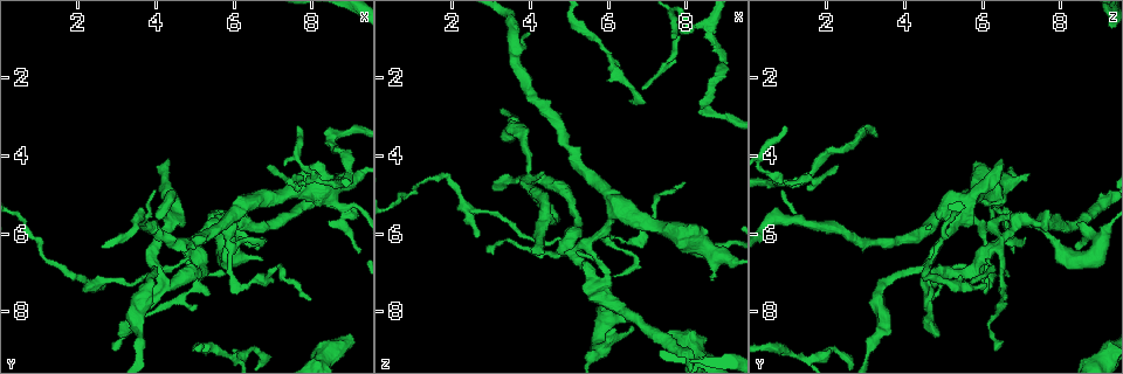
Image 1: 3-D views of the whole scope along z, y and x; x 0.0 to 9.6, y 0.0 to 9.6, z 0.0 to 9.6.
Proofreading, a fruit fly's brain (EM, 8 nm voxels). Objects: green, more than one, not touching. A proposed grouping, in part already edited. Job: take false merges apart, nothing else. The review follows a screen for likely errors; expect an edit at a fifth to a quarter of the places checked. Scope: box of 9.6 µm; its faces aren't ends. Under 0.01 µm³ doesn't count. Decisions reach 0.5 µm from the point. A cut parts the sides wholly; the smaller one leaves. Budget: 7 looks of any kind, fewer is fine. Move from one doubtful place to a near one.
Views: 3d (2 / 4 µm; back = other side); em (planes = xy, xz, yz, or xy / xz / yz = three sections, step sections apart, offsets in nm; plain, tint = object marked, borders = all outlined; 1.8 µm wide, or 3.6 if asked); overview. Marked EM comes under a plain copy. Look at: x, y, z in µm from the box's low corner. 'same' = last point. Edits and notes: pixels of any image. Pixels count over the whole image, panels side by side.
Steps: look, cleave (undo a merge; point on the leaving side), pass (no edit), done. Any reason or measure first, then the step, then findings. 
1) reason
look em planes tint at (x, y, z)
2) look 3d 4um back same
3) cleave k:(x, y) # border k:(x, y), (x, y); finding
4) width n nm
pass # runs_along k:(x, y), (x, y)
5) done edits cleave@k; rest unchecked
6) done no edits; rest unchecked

look 3d 4um back at (5.95, 5.80, 7.60)

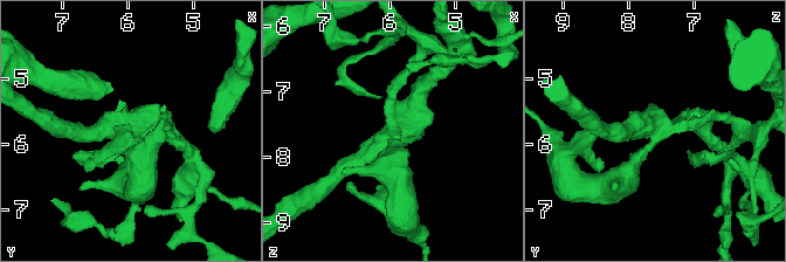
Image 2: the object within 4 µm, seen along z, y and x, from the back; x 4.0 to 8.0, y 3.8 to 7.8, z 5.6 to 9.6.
arms 3; arm_widths 280, 280, 320 nm
look em 3.6um xz step 8 tint at (5.90, 5.80, 7.65)

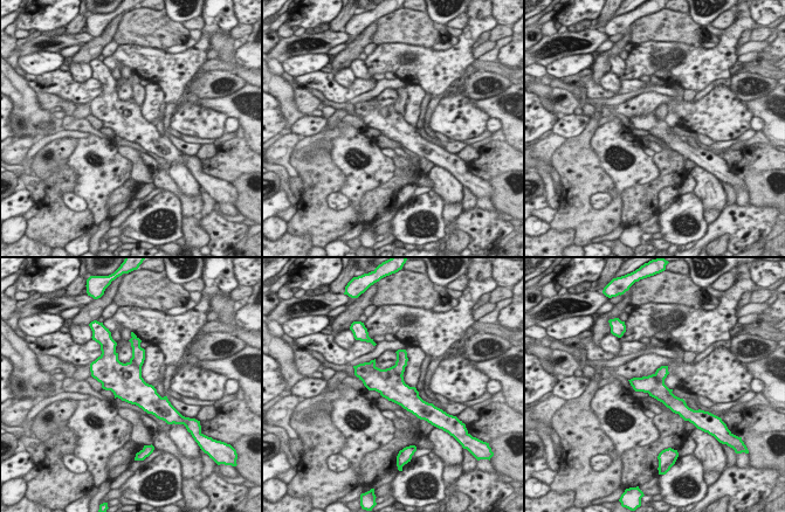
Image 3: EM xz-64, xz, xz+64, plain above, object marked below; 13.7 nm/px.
look em 3.6um xy step 4 tint same

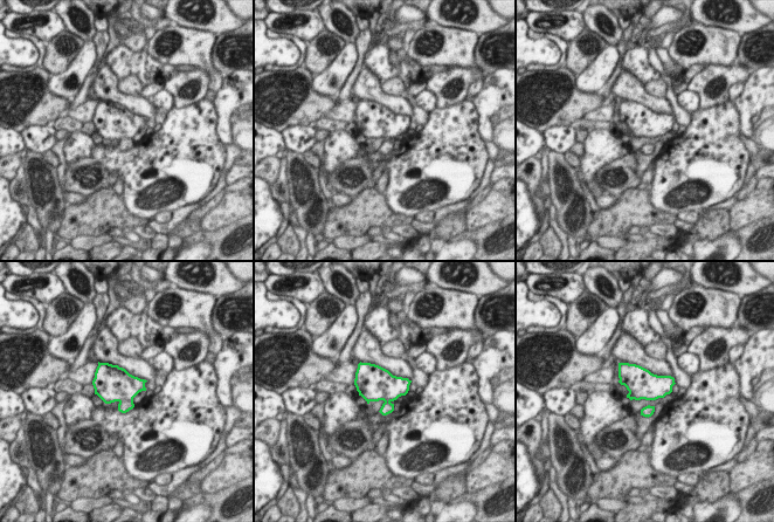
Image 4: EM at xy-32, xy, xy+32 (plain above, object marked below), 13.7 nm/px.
cleave 4:(116, 384) # two neurons meet here

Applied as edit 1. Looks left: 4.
three arms meet
look 3d 2um at (5.80, 6.85, 6.10)

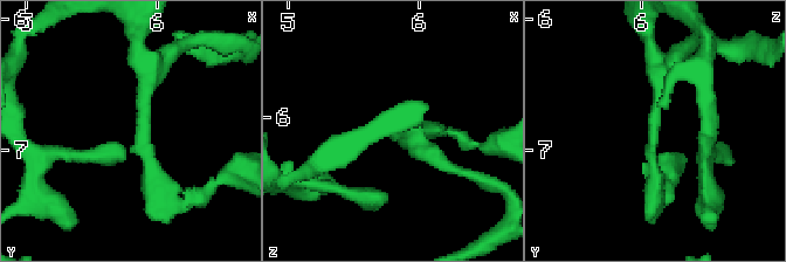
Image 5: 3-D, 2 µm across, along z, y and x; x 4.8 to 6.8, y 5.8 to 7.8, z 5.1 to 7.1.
arms 3
look em xz step 8 tint at (5.88, 6.78, 6.12)

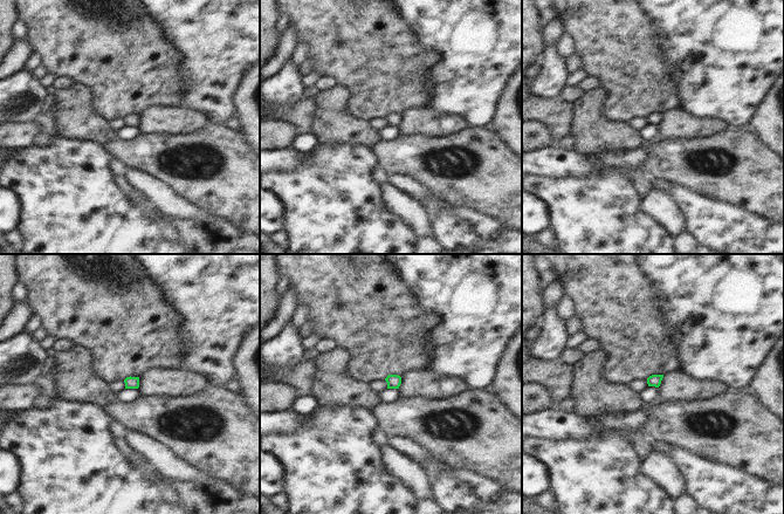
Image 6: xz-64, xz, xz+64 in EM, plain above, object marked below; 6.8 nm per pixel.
cut it another way
look em planes tint same

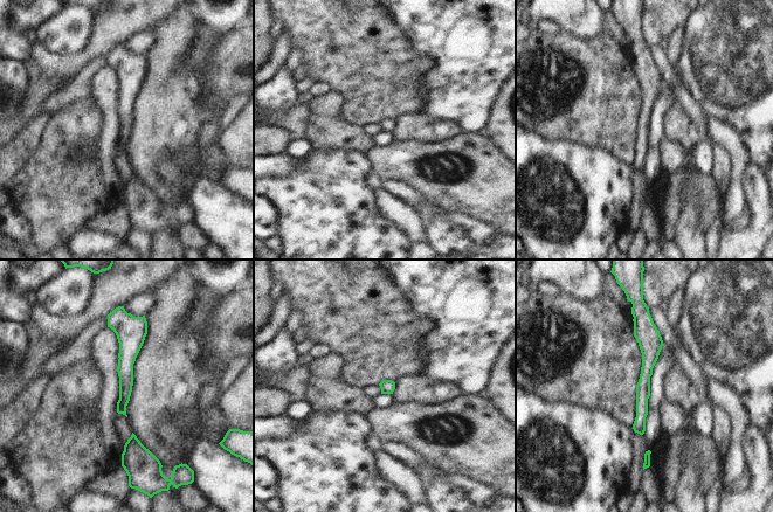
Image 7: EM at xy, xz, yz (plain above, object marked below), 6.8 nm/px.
width 100 nm
pass # runs_along 7:(641, 320), (648, 365), (640, 430); one neuron here

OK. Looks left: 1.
sharp bend
look em 3.6um planes borders at (6.75, 9.15, 2.45)

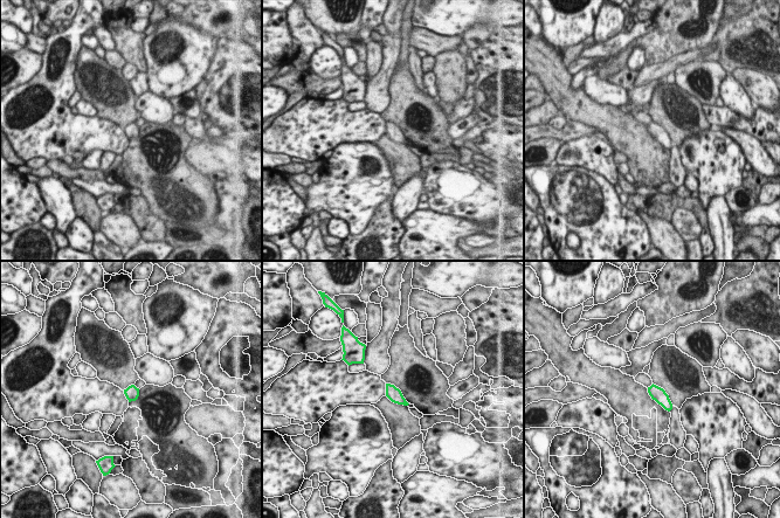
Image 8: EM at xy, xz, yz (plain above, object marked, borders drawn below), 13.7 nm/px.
pass # one neuron here

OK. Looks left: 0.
done edits cleave@4; rest unchecked

